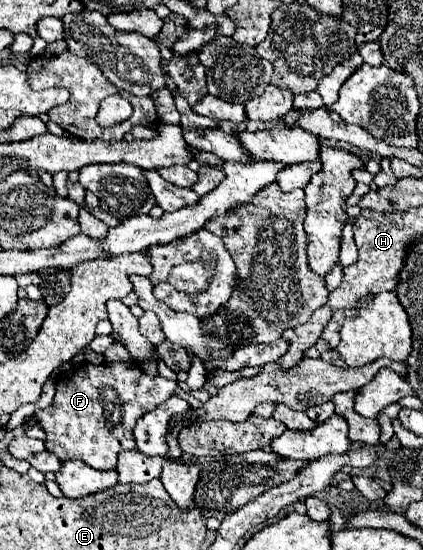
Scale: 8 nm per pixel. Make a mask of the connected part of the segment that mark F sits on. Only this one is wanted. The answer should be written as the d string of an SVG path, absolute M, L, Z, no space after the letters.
M82 363L78 367L72 367L60 373L56 381L56 395L52 405L46 409L38 409L32 417L46 431L46 449L50 453L56 453L62 461L82 459L90 467L110 471L110 469L116 469L118 455L122 451L136 449L132 431L138 417L154 409L158 403L164 403L166 399L170 399L174 391L176 391L176 381L168 381L160 375L150 377L136 363L102 363L102 365Z

